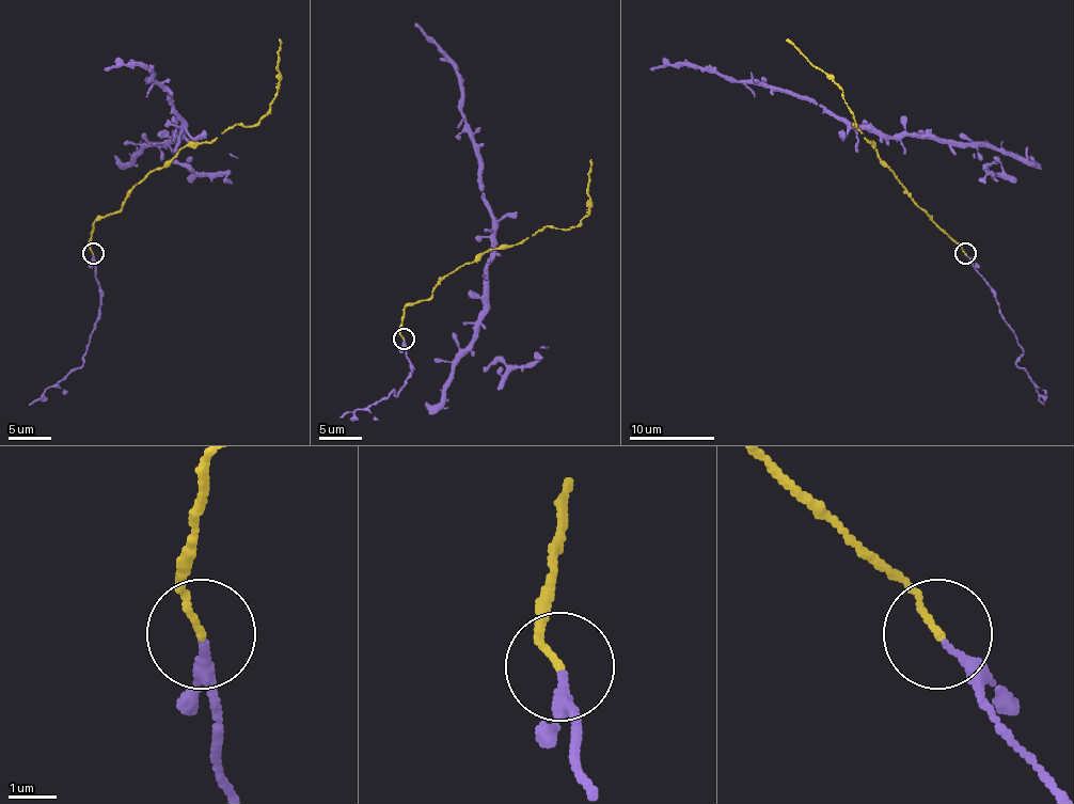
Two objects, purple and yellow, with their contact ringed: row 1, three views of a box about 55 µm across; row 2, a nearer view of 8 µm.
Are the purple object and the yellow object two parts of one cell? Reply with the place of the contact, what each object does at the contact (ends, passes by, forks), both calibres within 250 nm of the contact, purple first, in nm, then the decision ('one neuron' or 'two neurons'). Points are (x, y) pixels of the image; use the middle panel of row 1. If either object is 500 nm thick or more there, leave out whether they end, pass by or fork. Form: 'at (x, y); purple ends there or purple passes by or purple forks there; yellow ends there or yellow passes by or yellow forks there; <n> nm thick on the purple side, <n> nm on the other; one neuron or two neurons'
at (404, 339); purple passes by; yellow ends there; 170 nm thick on the purple side, 130 nm on the other; one neuron

